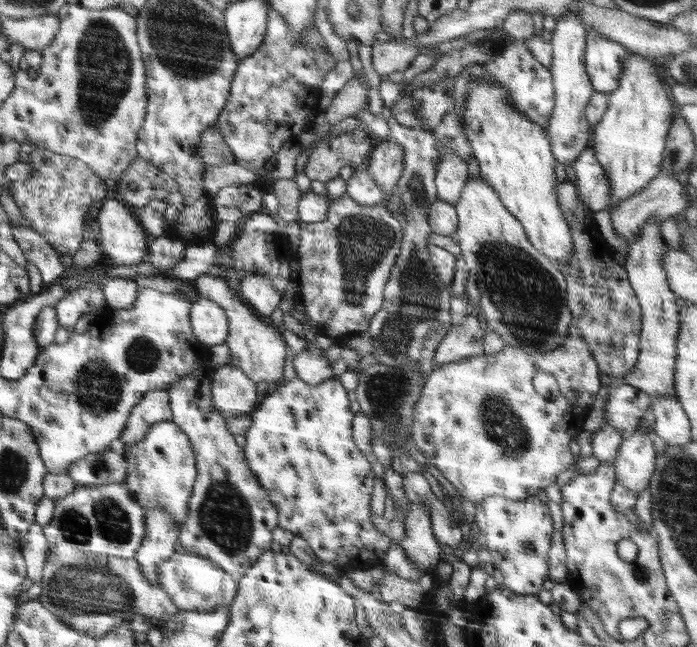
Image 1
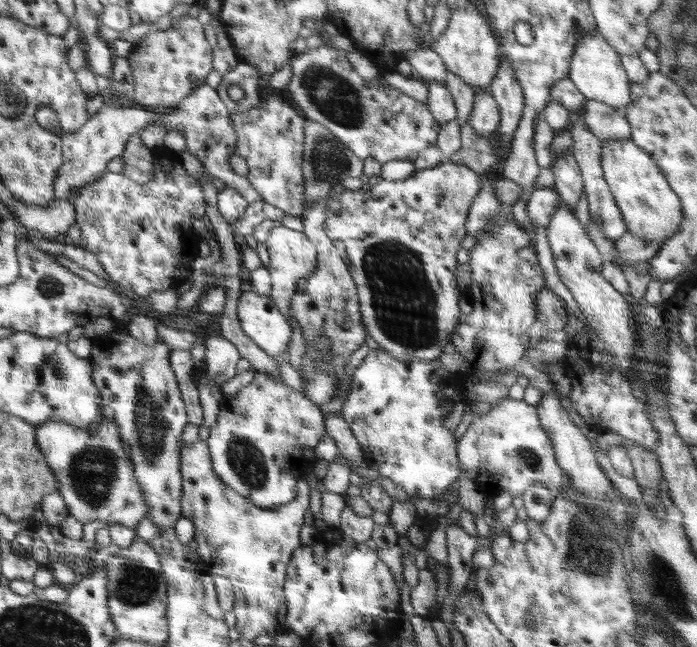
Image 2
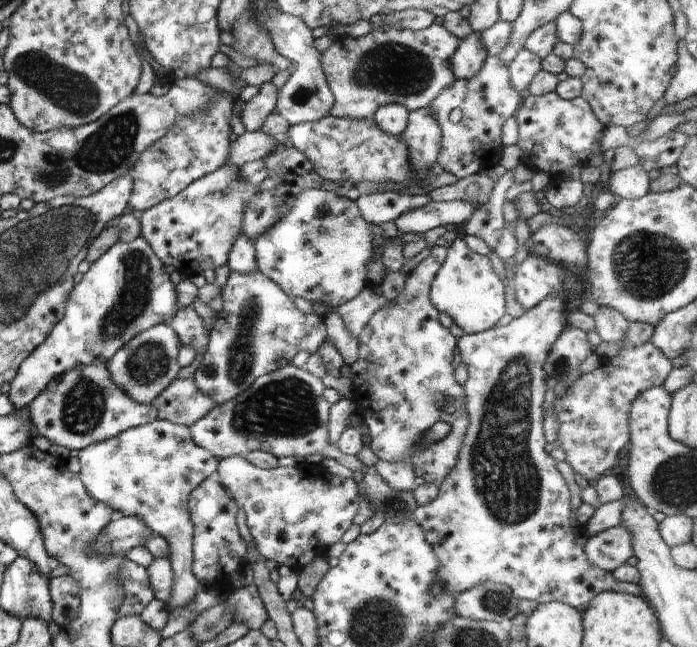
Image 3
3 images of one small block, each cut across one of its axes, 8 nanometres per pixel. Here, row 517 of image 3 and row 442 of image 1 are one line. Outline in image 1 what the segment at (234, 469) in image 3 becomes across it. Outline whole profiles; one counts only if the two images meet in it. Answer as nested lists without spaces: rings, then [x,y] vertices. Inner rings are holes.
[[[296,375],[290,381],[283,380],[275,385],[274,389],[270,389],[269,394],[260,400],[258,409],[250,415],[250,427],[248,427],[248,431],[242,436],[241,443],[246,460],[248,460],[248,466],[252,471],[252,476],[256,478],[256,482],[267,492],[268,498],[270,498],[271,503],[274,504],[273,507],[278,512],[278,527],[288,529],[288,532],[292,532],[294,536],[298,535],[306,539],[310,549],[318,559],[324,561],[324,563],[331,564],[341,571],[352,571],[355,569],[369,570],[378,565],[383,565],[385,553],[391,545],[390,537],[384,531],[380,531],[380,521],[372,517],[373,511],[370,508],[370,495],[372,494],[373,478],[375,475],[370,467],[370,462],[366,459],[366,455],[358,449],[352,437],[352,419],[354,414],[350,411],[350,400],[348,399],[346,387],[337,378],[320,381],[318,385],[310,385]]]

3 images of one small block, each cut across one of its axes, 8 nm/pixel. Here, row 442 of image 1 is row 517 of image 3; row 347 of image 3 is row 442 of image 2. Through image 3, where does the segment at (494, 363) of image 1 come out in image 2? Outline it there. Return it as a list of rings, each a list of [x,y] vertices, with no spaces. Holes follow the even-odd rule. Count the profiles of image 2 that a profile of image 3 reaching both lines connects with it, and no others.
[[[510,396],[497,400],[490,411],[472,421],[458,441],[457,457],[460,474],[472,479],[489,505],[502,492],[511,498],[522,496],[534,483],[544,485],[555,494],[566,487],[564,471],[556,461],[550,436],[540,425],[536,407]]]

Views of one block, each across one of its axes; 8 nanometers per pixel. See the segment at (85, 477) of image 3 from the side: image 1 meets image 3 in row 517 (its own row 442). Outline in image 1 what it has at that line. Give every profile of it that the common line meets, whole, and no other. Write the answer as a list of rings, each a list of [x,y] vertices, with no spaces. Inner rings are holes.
[[[162,421],[148,429],[146,437],[130,443],[121,451],[126,458],[126,482],[130,494],[143,510],[164,510],[174,518],[180,529],[188,518],[188,504],[197,476],[196,458],[187,434],[174,421]]]

